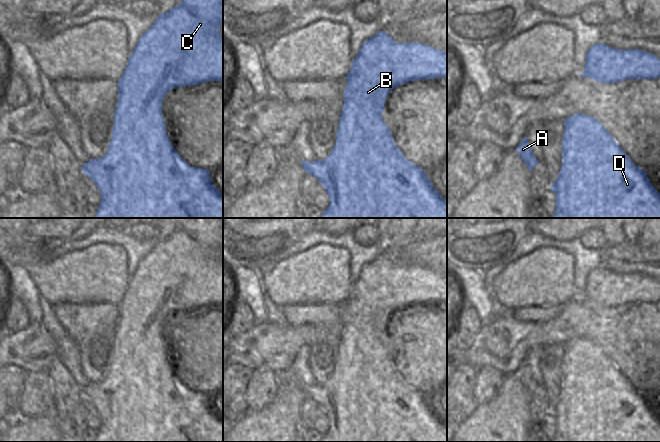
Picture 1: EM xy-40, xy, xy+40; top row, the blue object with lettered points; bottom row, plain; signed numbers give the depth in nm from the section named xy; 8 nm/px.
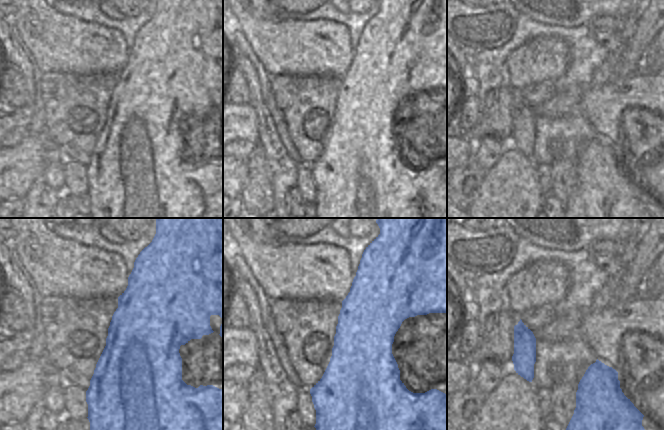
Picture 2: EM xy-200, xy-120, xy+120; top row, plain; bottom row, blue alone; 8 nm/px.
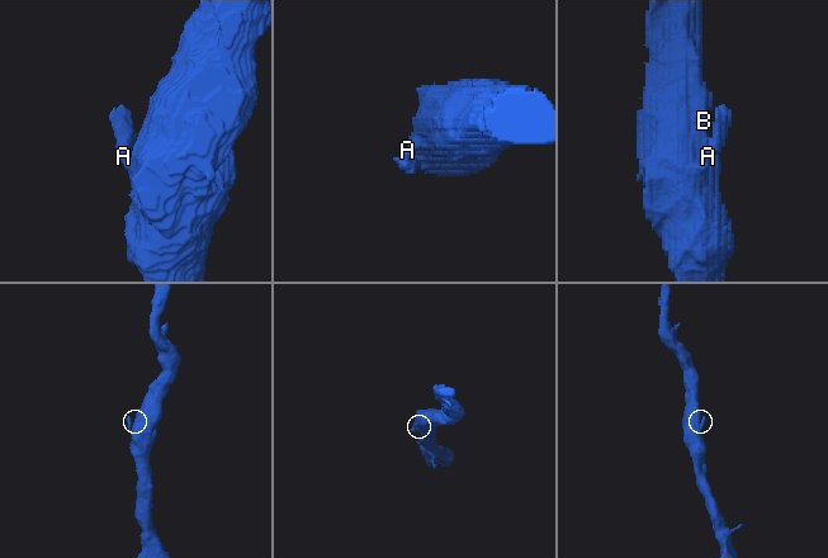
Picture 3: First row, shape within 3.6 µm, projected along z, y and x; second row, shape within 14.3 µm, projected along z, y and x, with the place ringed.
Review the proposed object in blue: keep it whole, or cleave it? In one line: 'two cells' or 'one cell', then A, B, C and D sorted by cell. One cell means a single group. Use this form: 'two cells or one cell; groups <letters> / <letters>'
one cell; groups A B C D

